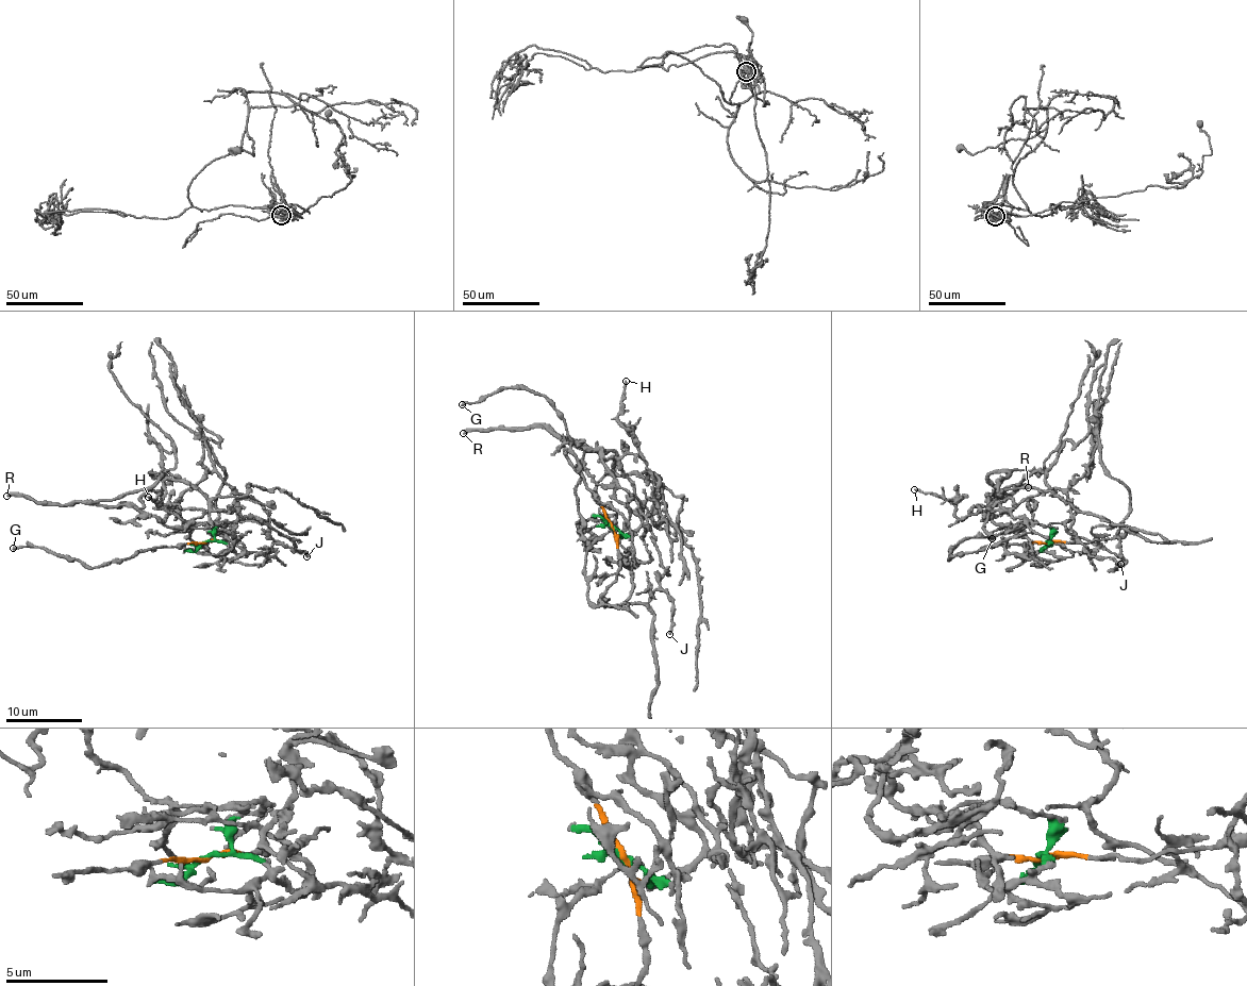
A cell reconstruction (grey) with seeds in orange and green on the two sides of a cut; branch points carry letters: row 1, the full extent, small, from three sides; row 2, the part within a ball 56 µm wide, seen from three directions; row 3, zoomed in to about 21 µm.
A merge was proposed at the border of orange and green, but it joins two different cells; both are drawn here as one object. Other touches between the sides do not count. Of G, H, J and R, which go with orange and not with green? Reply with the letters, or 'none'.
G

